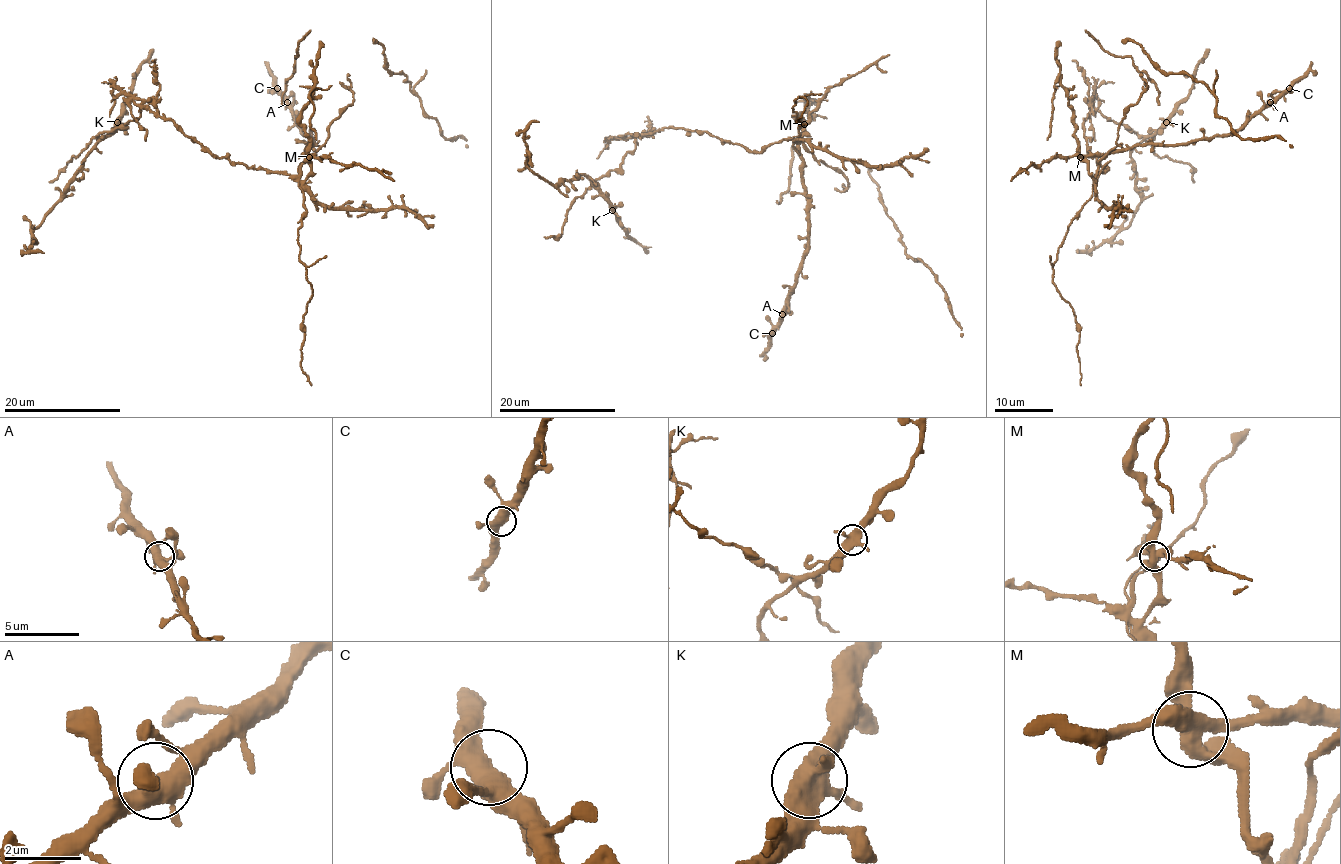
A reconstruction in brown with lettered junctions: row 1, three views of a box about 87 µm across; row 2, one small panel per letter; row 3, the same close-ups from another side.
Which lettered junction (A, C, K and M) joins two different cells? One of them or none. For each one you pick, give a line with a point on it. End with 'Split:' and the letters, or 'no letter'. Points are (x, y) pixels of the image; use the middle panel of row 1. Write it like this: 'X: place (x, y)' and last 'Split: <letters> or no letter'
M: place (804, 124)
Split: M

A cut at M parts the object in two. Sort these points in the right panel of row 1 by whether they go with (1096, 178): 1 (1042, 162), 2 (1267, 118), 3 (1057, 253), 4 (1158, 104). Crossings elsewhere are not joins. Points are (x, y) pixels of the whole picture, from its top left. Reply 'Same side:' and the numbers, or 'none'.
Same side: 3, 4

